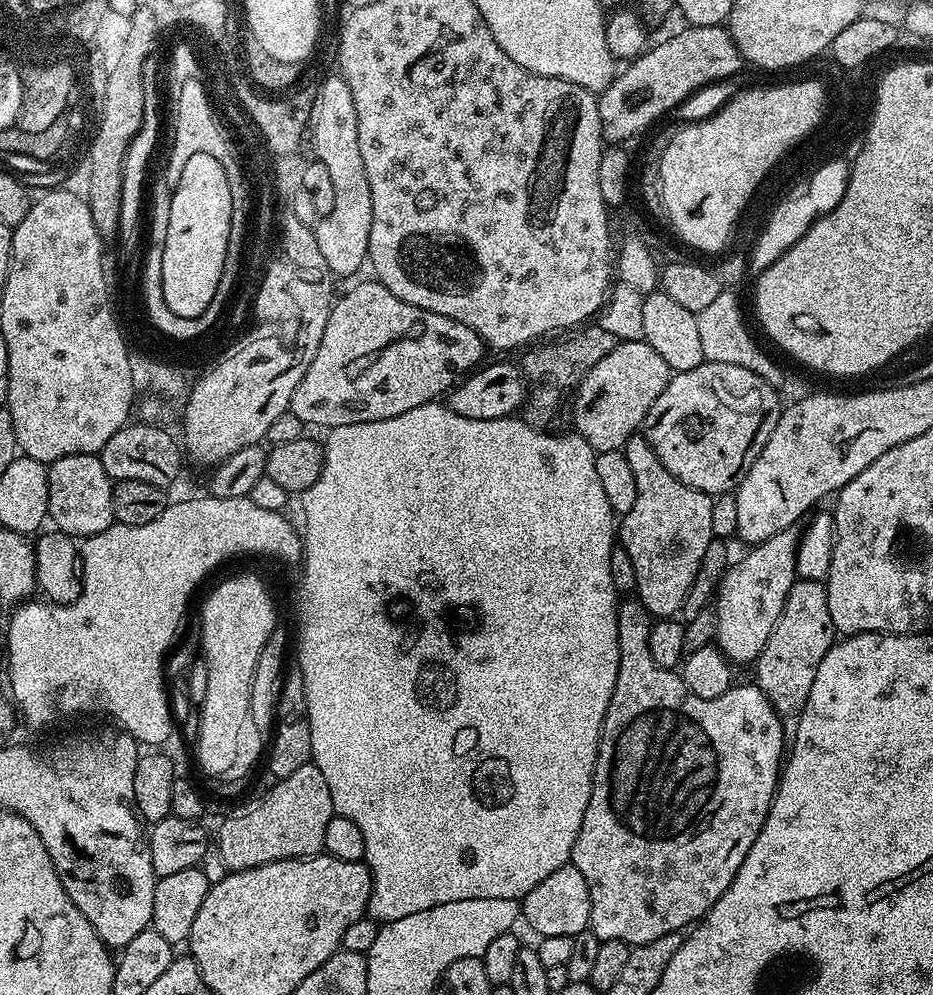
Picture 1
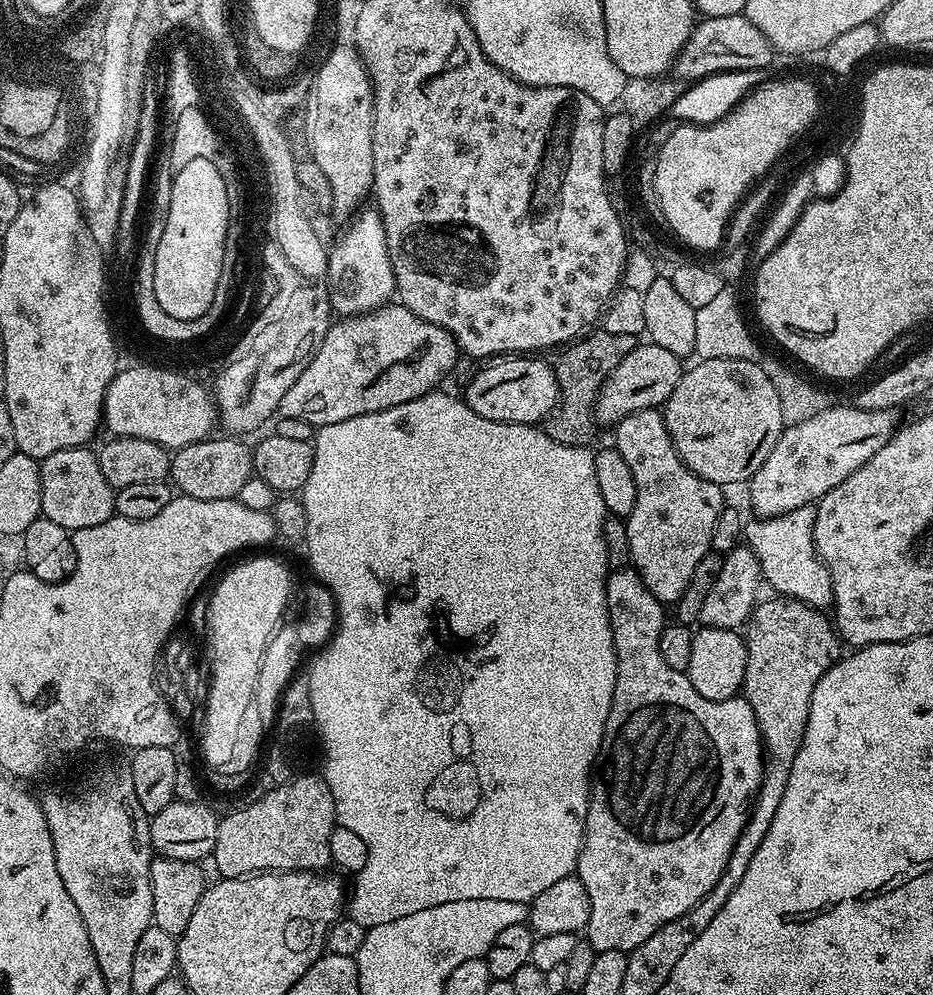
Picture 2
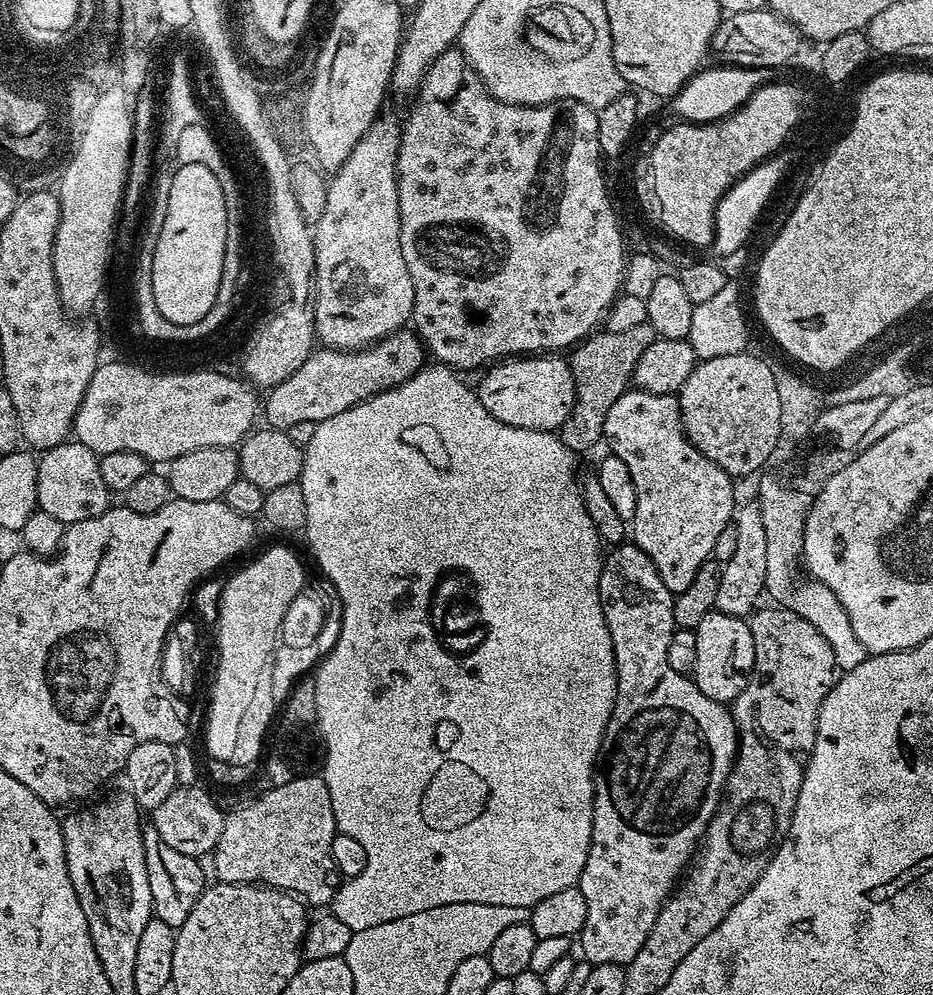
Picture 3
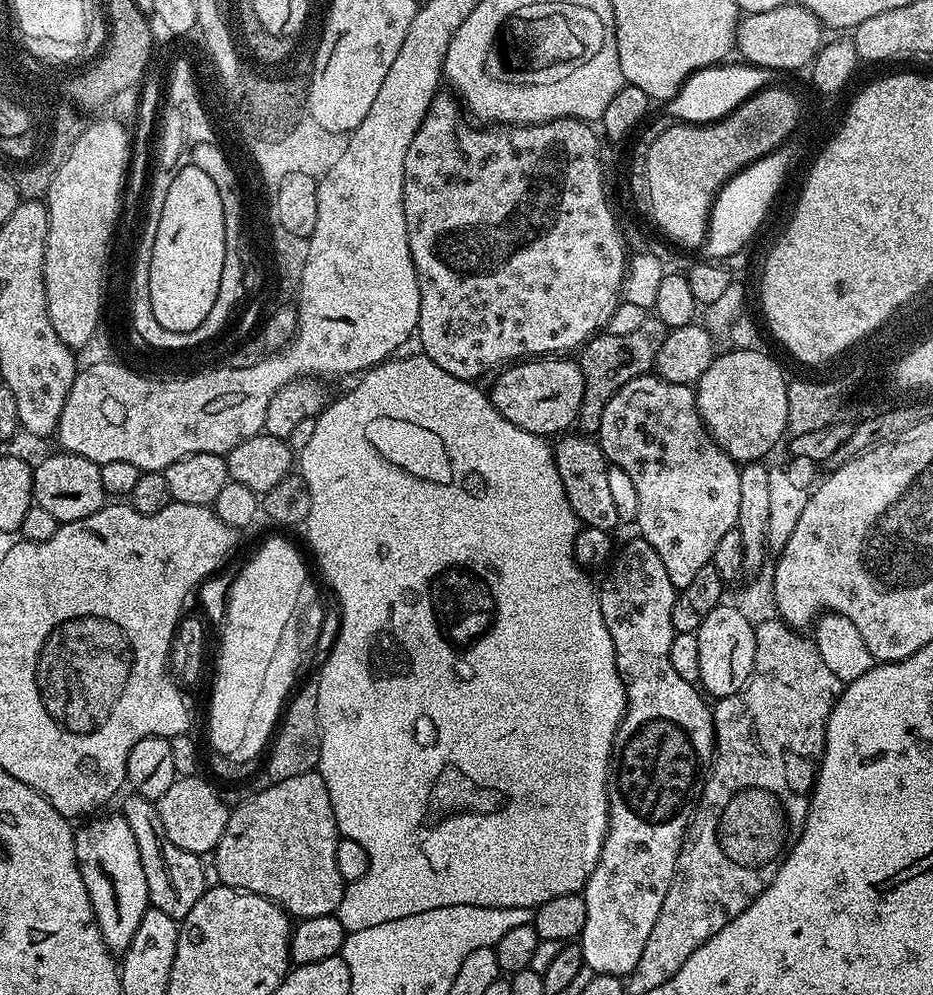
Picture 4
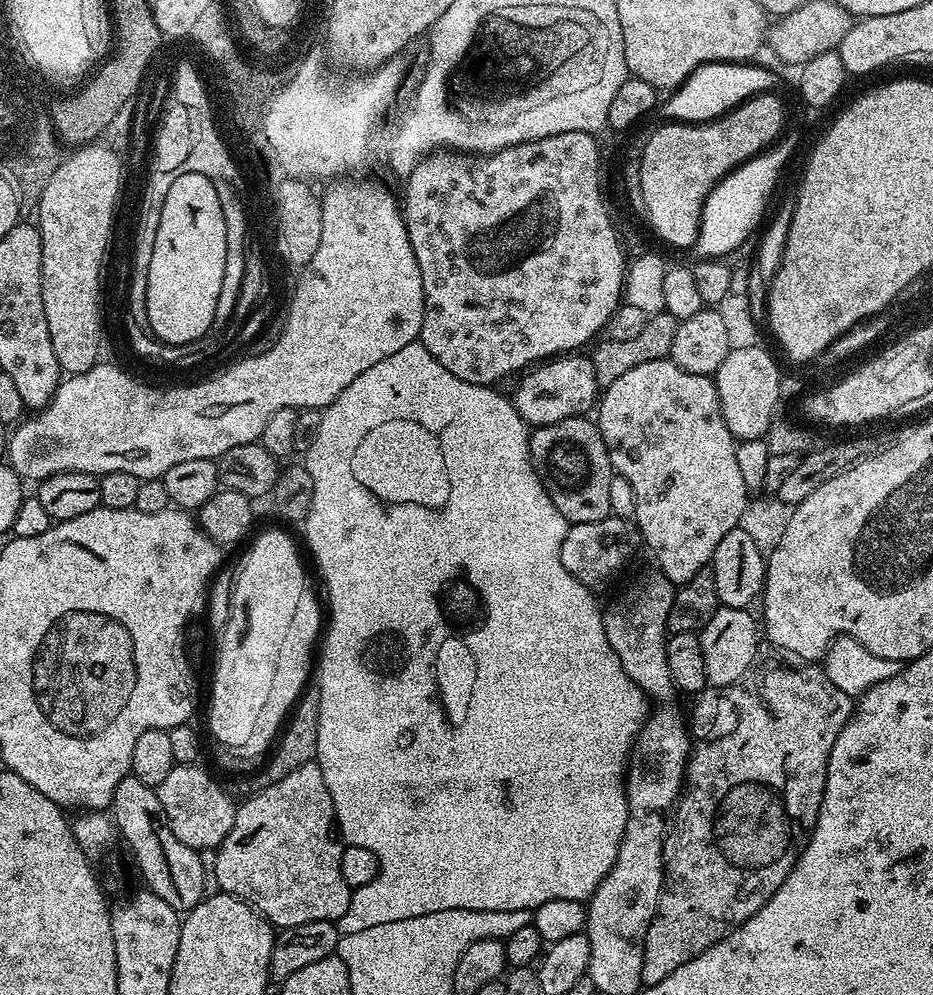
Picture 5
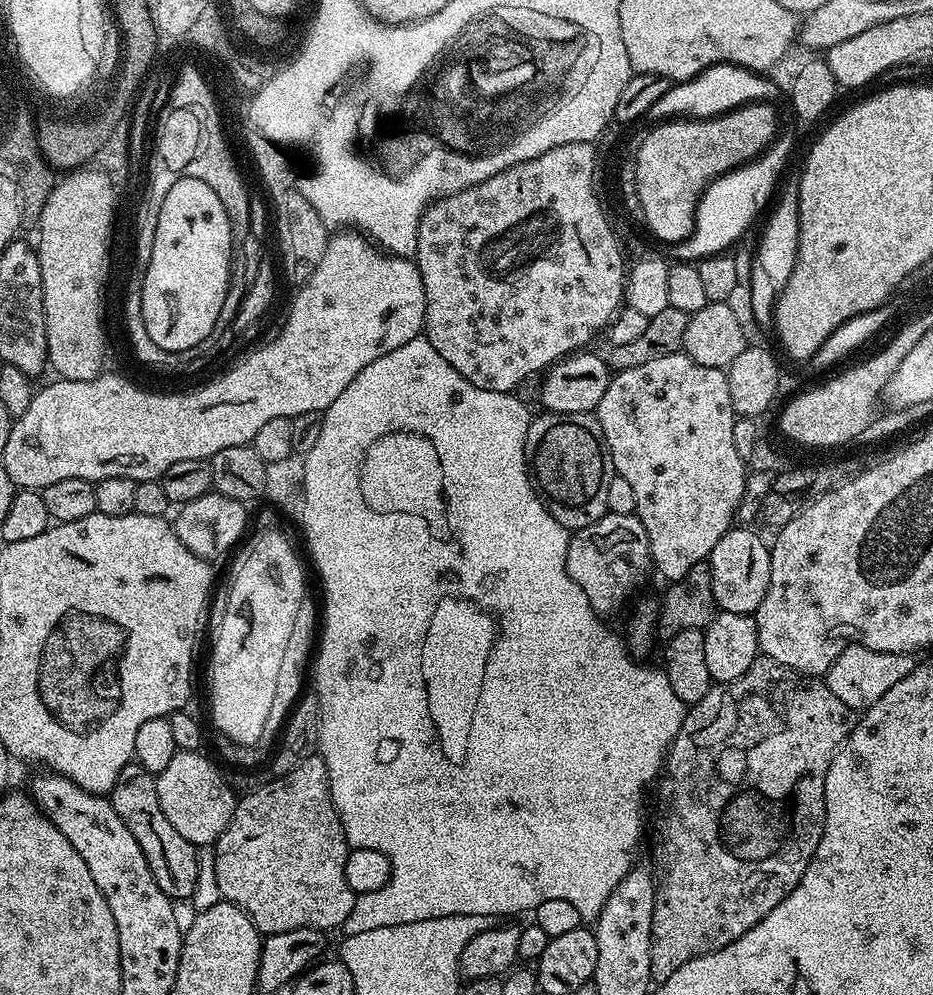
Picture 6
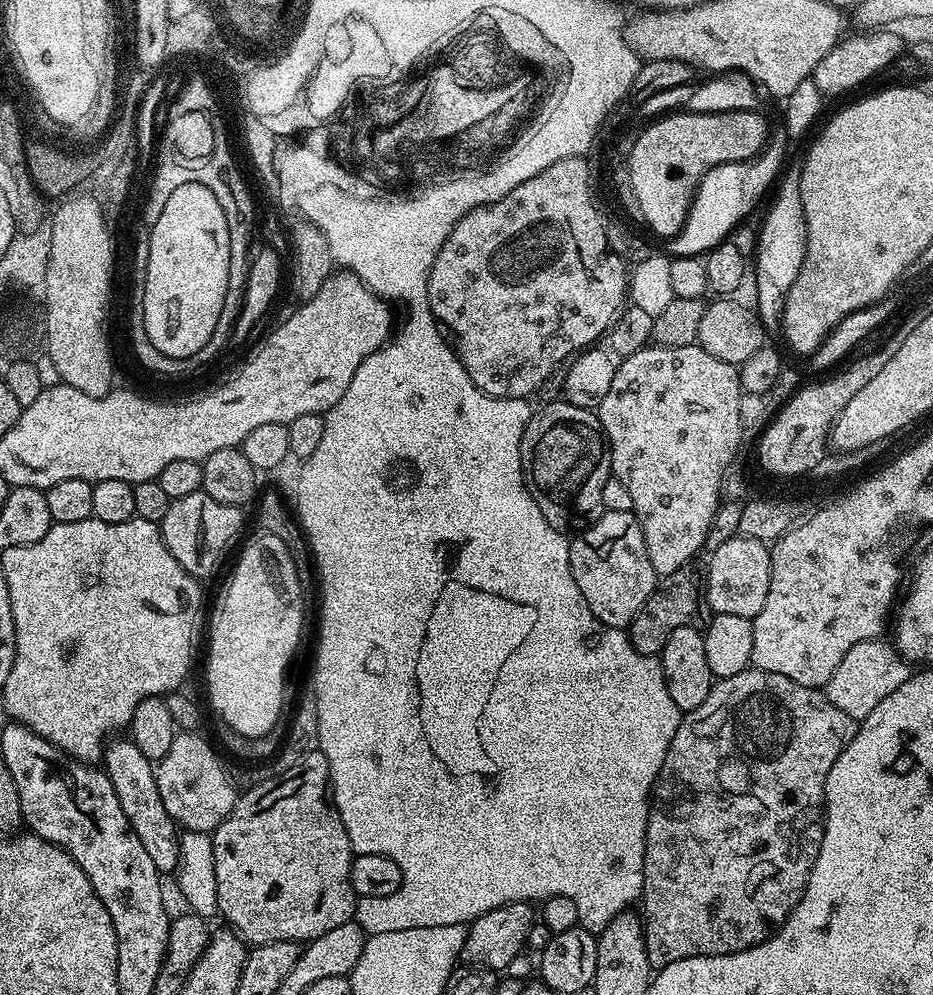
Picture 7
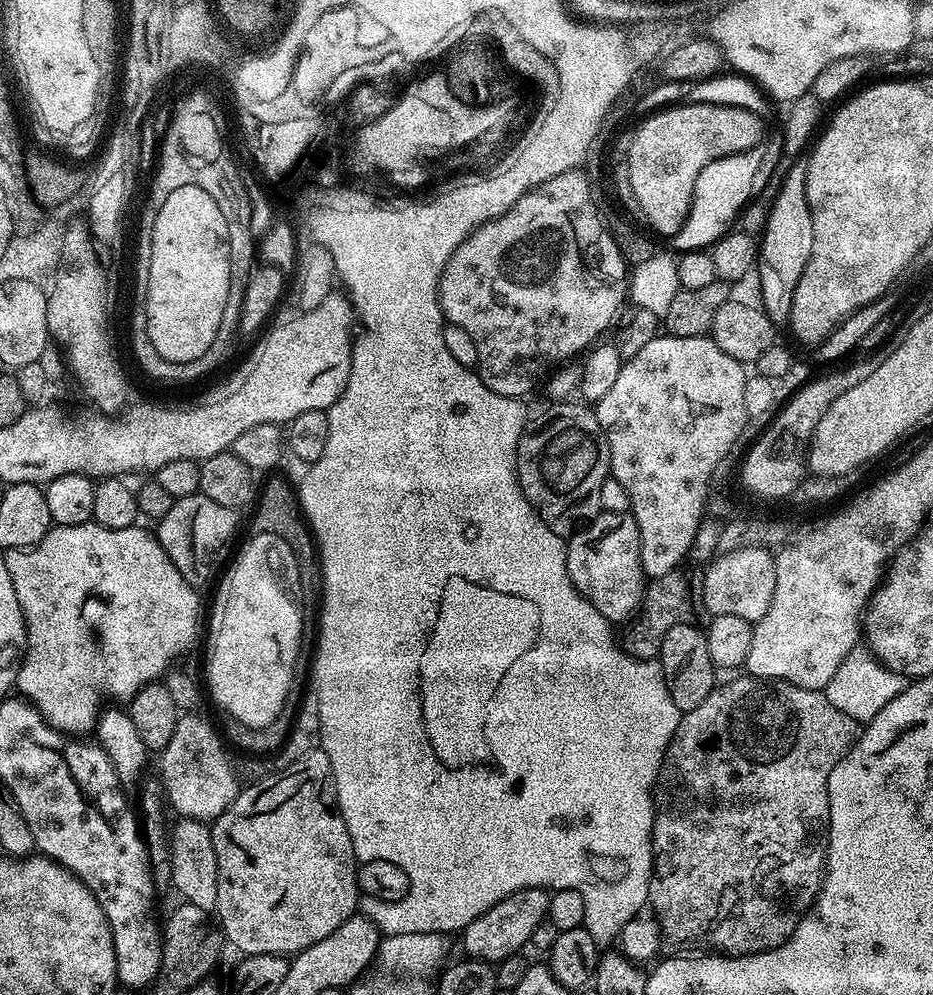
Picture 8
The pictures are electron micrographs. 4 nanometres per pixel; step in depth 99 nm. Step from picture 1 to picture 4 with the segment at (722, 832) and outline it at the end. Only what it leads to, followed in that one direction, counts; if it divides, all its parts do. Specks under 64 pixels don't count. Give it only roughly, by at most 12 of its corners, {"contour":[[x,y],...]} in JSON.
{"contour":[[635,538],[599,581],[624,680],[584,967],[642,958],[712,767],[670,666],[678,589]]}

